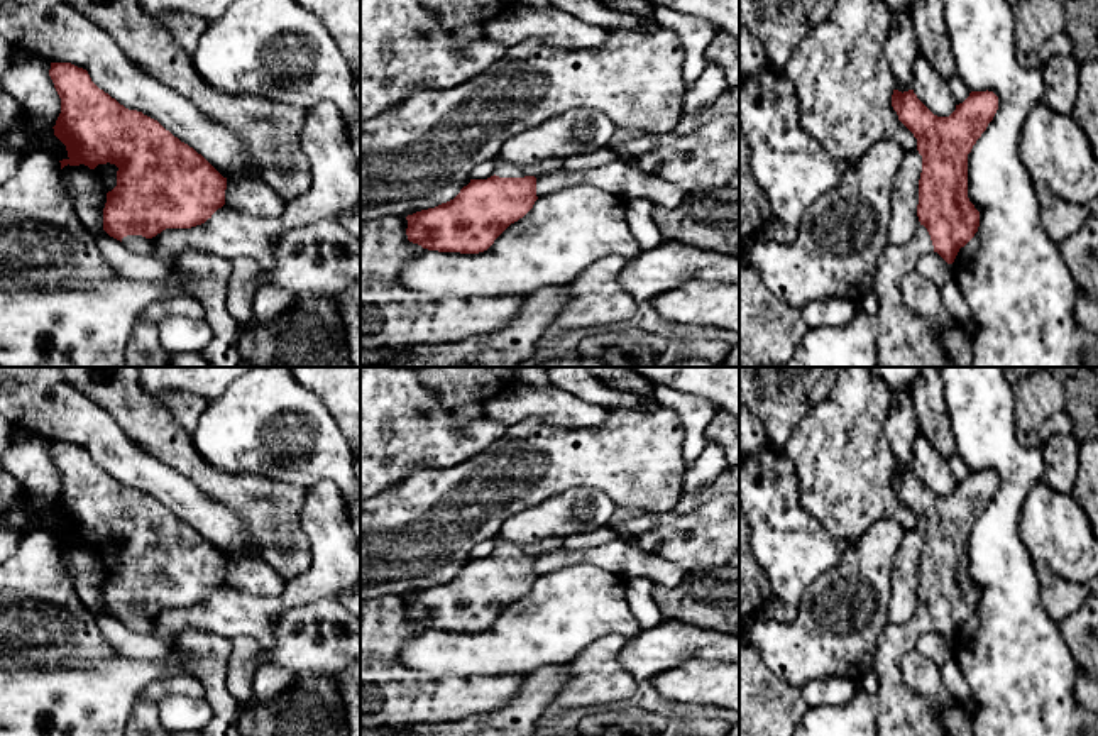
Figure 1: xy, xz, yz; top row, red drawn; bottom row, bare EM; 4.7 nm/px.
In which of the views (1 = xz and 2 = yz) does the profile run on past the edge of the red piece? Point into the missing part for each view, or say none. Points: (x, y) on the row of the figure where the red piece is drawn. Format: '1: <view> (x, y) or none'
1: xz (503, 170)
2: yz (904, 339)

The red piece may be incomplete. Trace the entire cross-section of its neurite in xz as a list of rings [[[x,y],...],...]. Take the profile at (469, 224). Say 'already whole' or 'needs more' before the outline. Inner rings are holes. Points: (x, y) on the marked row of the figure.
needs more; [[[496,156],[494,162],[494,176],[470,179],[453,200],[408,215],[408,240],[438,252],[484,252],[533,208],[536,178],[557,171],[552,159],[511,164]]]

